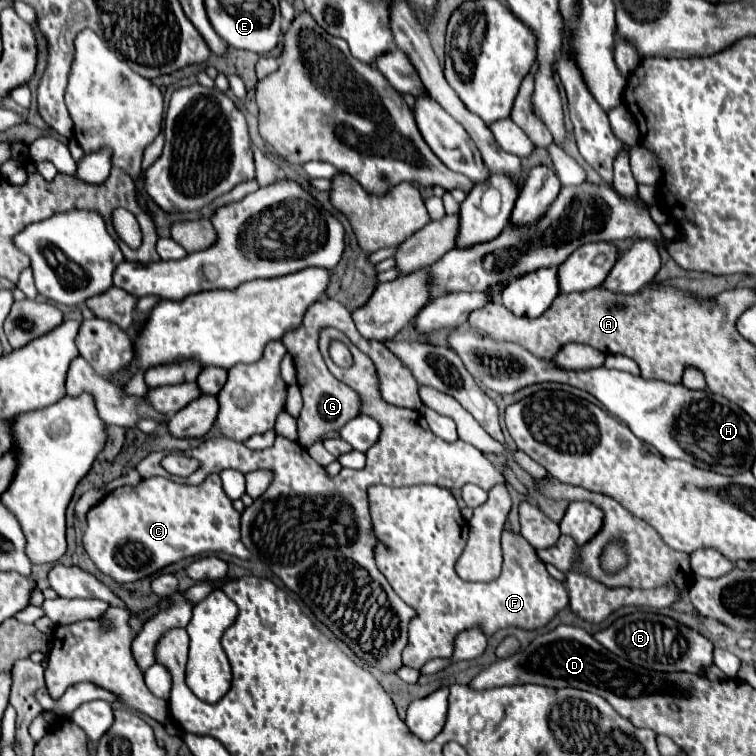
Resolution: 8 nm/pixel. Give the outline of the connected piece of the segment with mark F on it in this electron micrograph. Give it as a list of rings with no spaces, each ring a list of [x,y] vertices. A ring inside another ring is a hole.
[[[375,484],[367,490],[369,494],[369,510],[373,532],[377,536],[377,544],[373,548],[375,562],[381,574],[387,578],[395,594],[411,604],[417,612],[409,622],[409,642],[403,650],[403,664],[411,668],[421,668],[425,662],[433,658],[451,658],[453,654],[453,636],[461,630],[481,628],[485,636],[491,636],[503,628],[523,628],[537,630],[543,628],[555,614],[559,614],[569,604],[567,590],[561,582],[549,576],[545,570],[545,562],[537,556],[535,548],[521,536],[511,530],[503,532],[503,572],[493,582],[465,582],[455,572],[455,562],[465,548],[469,526],[461,516],[455,496],[441,486],[435,484],[419,484],[411,488],[389,488]]]

